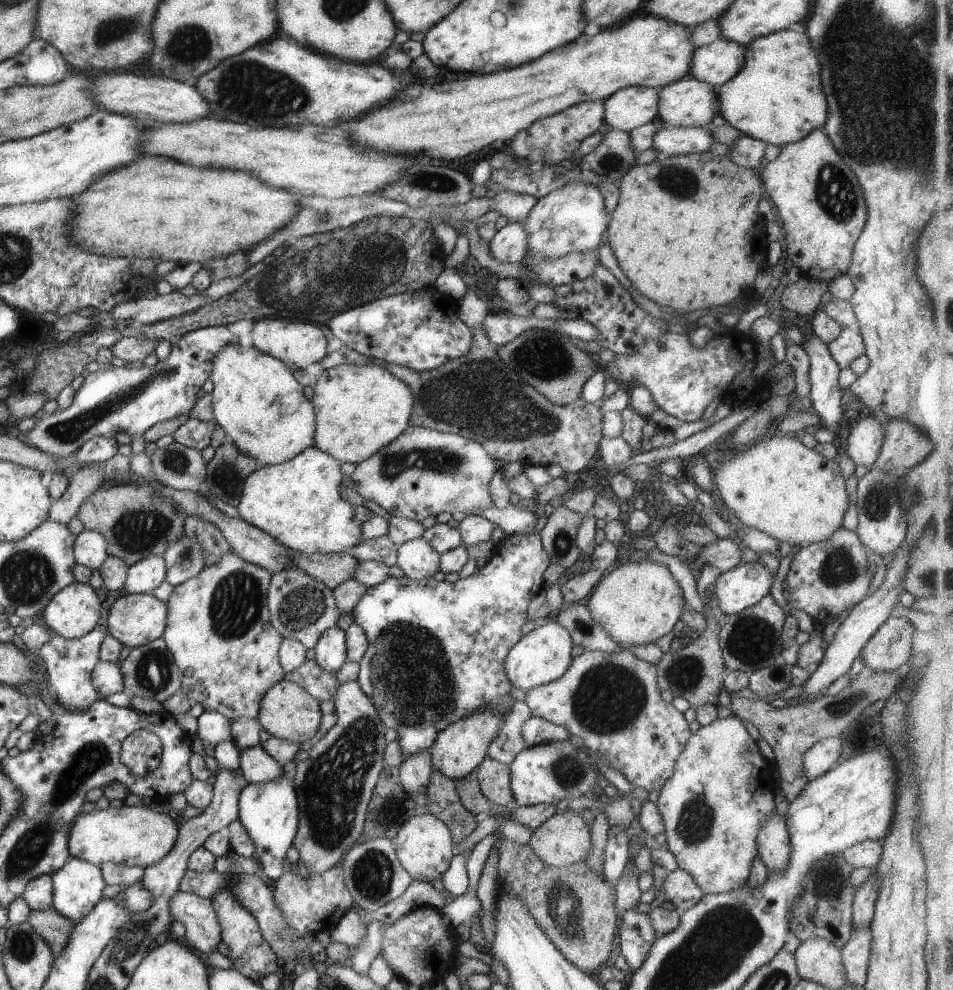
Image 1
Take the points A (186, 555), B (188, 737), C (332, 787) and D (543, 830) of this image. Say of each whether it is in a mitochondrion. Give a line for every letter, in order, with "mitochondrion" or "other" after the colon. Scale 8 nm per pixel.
A: mitochondrion
B: other
C: mitochondrion
D: other

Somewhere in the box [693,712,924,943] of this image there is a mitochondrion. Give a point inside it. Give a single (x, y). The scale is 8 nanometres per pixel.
(829, 881)

